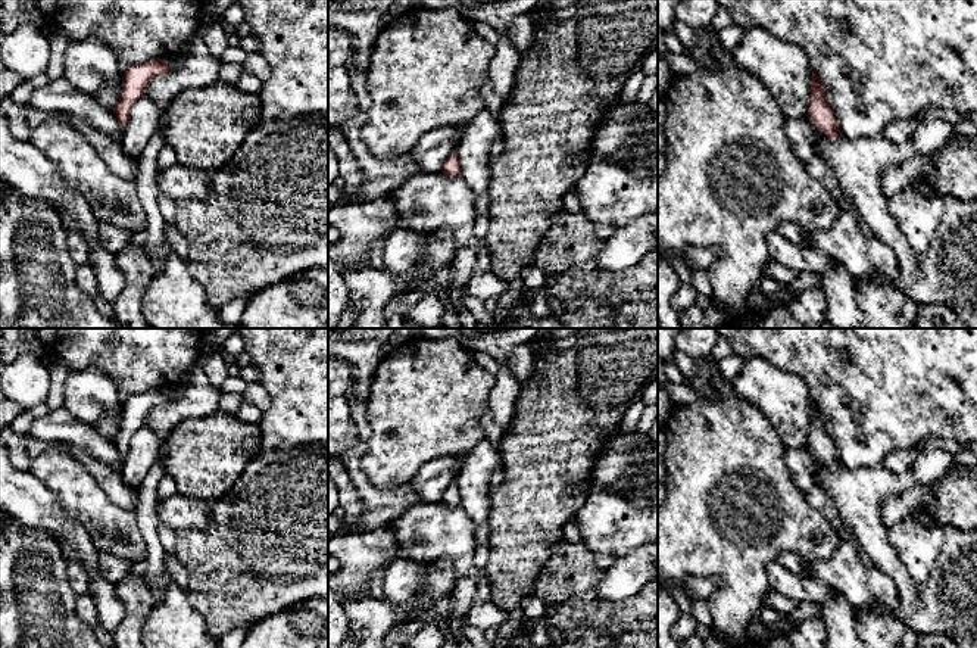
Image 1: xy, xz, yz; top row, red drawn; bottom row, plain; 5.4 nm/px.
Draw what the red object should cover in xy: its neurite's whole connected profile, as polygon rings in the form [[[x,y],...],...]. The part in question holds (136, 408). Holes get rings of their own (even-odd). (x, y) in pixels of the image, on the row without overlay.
[[[162,389],[147,390],[129,396],[122,406],[122,420],[118,434],[113,442],[122,458],[127,457],[134,433],[144,426],[147,414],[163,404],[171,402],[171,398]]]

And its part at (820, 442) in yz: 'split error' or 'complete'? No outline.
complete

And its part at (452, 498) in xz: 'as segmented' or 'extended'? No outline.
as segmented

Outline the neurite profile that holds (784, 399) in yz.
[[[752,356],[733,380],[733,392],[771,423],[786,449],[808,445],[814,396],[803,378]]]

